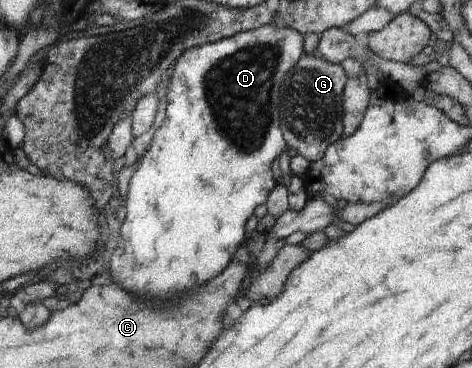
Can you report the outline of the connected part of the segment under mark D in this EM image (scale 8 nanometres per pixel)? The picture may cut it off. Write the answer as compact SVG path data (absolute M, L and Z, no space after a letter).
M276 23L259 27L255 30L240 32L229 38L221 39L214 43L209 43L200 47L194 47L184 51L176 63L174 63L173 73L170 77L170 89L168 89L167 104L161 111L159 120L161 126L157 128L153 135L153 141L148 150L140 159L134 175L130 179L130 191L127 192L126 217L120 227L118 236L112 239L112 253L110 253L110 269L112 269L112 279L120 287L128 289L130 293L136 293L138 297L148 297L148 299L164 299L170 301L172 297L188 297L188 291L216 279L222 271L230 265L232 256L238 247L249 236L245 231L246 221L252 217L256 207L266 203L270 192L277 186L276 179L272 173L272 163L286 149L286 141L280 127L281 123L281 88L284 77L289 73L295 63L300 61L300 57L305 55L304 37L299 31L283 25L276 27Z

